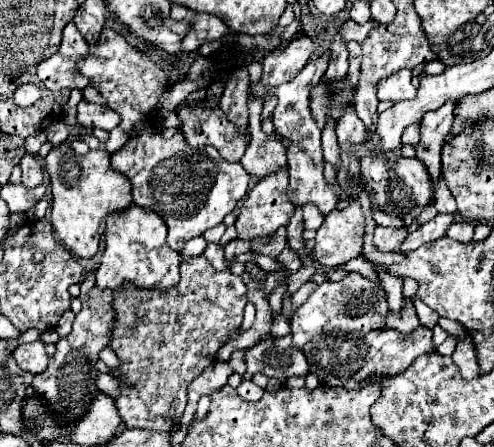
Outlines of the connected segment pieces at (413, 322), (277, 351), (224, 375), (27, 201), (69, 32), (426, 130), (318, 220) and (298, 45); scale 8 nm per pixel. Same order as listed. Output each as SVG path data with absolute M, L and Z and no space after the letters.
M405 300L405 308L401 312L401 316L389 312L389 316L385 318L387 322L387 328L393 328L393 330L399 330L403 334L411 334L417 326L419 326L419 318L415 314L415 306L411 300Z
M291 334L277 338L277 340L265 340L255 344L247 350L247 372L253 376L257 372L269 376L287 380L291 376L307 376L309 364L299 348L291 344Z
M216 360L213 364L209 365L202 373L197 376L189 388L187 388L187 406L185 412L181 416L181 424L191 424L195 410L197 410L197 402L203 394L213 394L219 390L221 386L227 384L227 380L233 374L233 368L227 362Z
M7 184L1 188L1 198L7 202L11 212L29 212L45 194L45 186L25 188L17 184Z
M69 22L63 30L63 42L57 54L43 60L37 66L37 76L49 90L63 90L63 88L87 88L91 80L87 80L79 70L77 62L87 56L89 44L83 40L79 30L73 22Z
M447 102L439 110L427 112L421 120L421 142L417 146L417 158L427 166L433 186L441 176L441 148L447 142L451 130L453 108L455 102Z
M305 204L303 206L303 218L305 218L305 230L317 230L323 224L325 214L319 212L315 208L315 204Z
M303 34L303 36L293 38L281 52L267 54L261 60L261 64L263 64L261 84L277 86L283 82L291 82L309 62L313 50L315 50L313 40L307 34Z

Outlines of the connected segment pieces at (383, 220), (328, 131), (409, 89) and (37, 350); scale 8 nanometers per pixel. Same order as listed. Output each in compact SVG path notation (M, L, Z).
M373 210L373 218L379 226L401 226L403 224L401 218L391 216L391 214L381 214L381 212L375 212L375 210Z
M327 122L321 140L323 140L323 156L325 156L325 162L329 162L329 164L335 166L339 162L339 144L337 144L333 122Z
M399 70L397 74L383 78L377 84L377 96L379 100L391 100L391 102L399 102L399 100L409 100L415 98L415 88L411 84L411 76L413 70Z
M39 340L29 342L29 344L21 344L13 352L13 358L23 372L31 372L31 374L41 374L49 362L49 358L45 354L45 344Z

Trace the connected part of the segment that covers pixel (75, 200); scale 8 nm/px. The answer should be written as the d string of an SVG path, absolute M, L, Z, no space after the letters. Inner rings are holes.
M67 142L47 154L45 168L51 176L53 188L51 224L59 240L75 256L93 258L105 234L105 218L109 214L119 214L133 204L129 178L111 168L111 156L105 150L99 148L91 150L91 154L79 156Z

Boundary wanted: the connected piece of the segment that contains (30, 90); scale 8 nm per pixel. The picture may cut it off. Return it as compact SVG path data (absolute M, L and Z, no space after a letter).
M23 84L15 90L15 102L23 108L33 106L39 98L41 98L41 88L37 88L35 84Z

